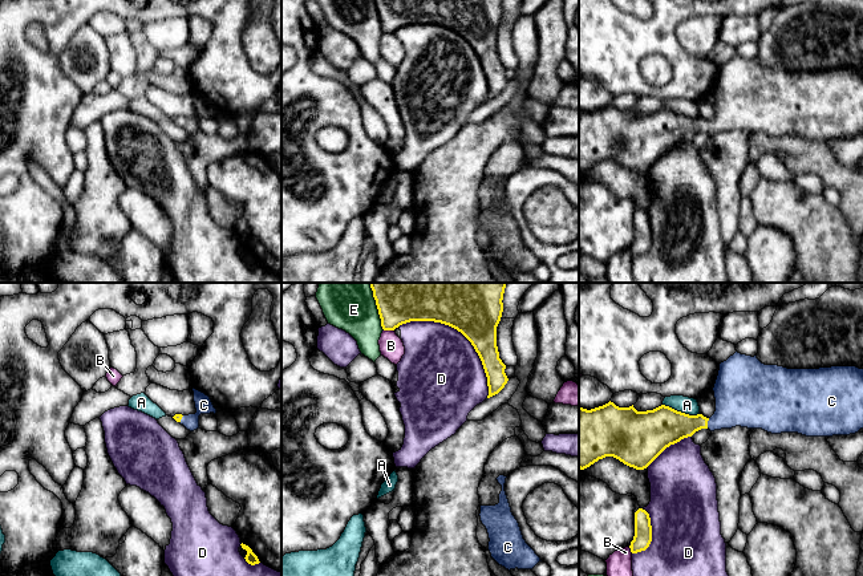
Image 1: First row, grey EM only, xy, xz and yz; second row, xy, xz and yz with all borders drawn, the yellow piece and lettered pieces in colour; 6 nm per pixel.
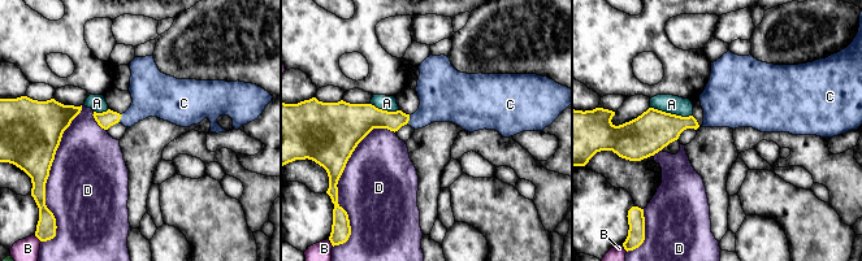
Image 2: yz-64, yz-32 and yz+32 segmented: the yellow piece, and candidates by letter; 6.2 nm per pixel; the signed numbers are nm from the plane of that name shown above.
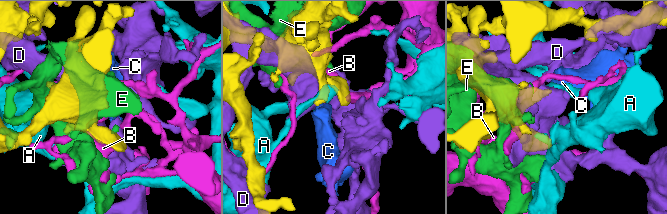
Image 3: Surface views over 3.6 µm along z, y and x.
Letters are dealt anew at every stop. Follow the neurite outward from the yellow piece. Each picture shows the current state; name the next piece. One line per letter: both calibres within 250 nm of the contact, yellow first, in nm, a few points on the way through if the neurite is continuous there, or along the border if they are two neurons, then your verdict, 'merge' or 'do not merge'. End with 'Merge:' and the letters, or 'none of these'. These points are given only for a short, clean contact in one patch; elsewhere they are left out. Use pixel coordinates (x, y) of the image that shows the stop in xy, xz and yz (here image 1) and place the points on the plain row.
A: calibres 280 and 100 nm; do not merge
B: calibres 180 and 140 nm; do not merge
C: calibres 240 and 300 nm; way yz (665, 129), (706, 126), (721, 122), (741, 104); merge
D: calibres 260 and 460 nm; do not merge
E: calibres 180 and 240 nm; do not merge
Merge: C

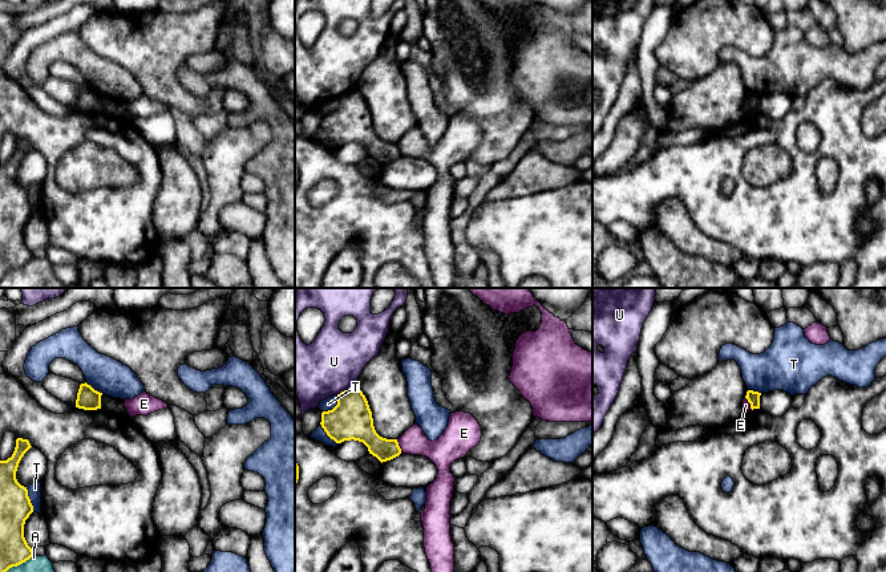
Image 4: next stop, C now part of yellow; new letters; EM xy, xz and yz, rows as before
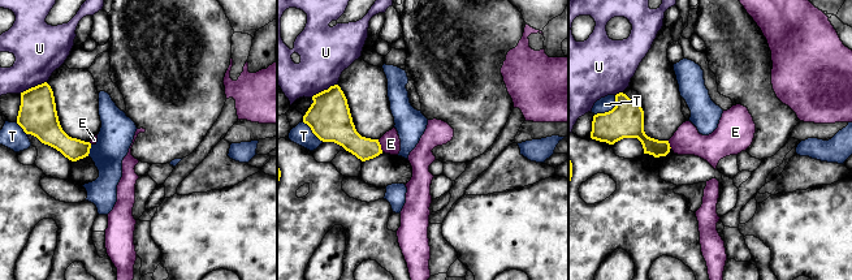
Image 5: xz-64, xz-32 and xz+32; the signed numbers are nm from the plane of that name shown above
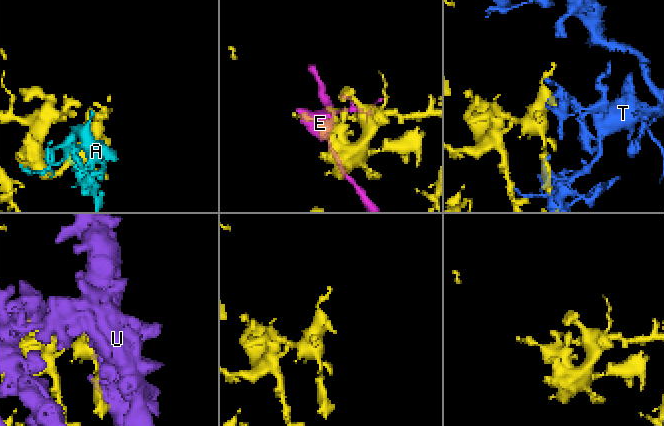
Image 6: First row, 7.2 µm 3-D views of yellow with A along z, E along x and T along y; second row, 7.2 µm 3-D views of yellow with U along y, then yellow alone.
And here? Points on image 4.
A: calibres 180 and 300 nm; do not merge
E: calibres 150 and 160 nm; border xz (396, 142), (401, 154); do not merge
T: calibres 190 and 80 nm; do not merge
U: calibres 240 and 360 nm; do not merge
Merge: none of these

